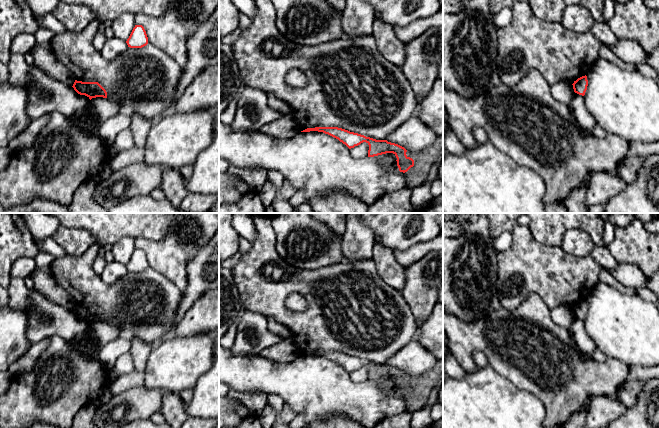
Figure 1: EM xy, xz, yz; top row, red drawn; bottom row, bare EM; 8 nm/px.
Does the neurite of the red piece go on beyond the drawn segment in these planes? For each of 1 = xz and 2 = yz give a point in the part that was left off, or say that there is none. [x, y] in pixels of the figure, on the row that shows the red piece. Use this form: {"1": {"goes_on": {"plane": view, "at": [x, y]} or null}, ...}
{"1": {"goes_on": null}, "2": {"goes_on": null}}

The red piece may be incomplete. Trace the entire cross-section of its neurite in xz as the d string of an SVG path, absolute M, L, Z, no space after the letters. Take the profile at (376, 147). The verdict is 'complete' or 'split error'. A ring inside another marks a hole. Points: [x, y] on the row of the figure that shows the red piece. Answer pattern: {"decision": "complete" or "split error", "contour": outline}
{"decision": "complete", "contour": "M315 127L307 128L301 132L318 131L328 134L345 144L349 149L366 142L369 145L368 157L374 157L386 153L393 153L397 158L397 166L400 172L407 172L414 166L414 160L406 155L407 150L387 140L376 140L364 135L350 132L338 127Z"}

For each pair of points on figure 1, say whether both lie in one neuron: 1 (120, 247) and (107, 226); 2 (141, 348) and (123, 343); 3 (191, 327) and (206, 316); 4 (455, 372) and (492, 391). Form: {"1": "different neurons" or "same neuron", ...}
{"1": "different neurons", "2": "different neurons", "3": "same neuron", "4": "different neurons"}

